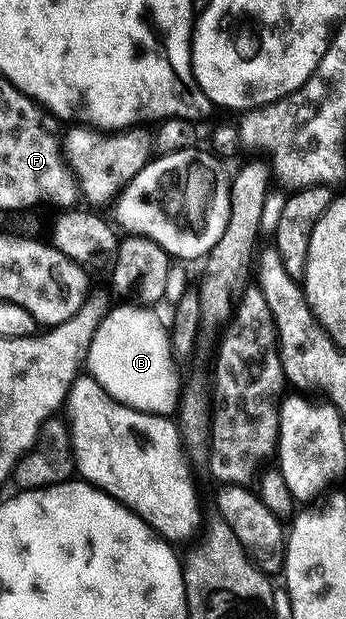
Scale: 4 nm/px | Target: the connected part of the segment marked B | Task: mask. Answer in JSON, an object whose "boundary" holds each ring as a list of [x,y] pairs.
{"boundary":[[[142,304],[122,305],[126,306],[115,305],[108,310],[92,336],[84,359],[85,365],[90,365],[89,377],[96,379],[117,402],[123,402],[145,414],[173,415],[178,405],[180,374],[178,378],[178,366],[174,363],[176,355],[170,345],[170,331],[160,322],[153,309]]]}

